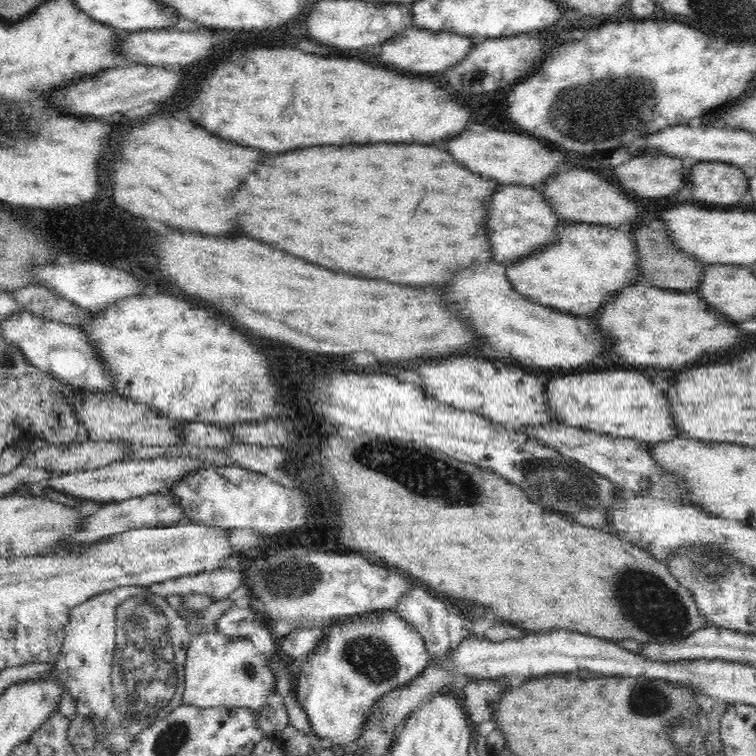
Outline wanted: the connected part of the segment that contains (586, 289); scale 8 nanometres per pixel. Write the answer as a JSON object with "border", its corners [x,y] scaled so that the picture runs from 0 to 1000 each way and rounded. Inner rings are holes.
{"border":[[[751,295],[737,302],[733,319],[669,349],[677,381],[704,399],[757,418],[780,421],[810,394],[810,386],[844,374],[841,324],[827,303]]]}

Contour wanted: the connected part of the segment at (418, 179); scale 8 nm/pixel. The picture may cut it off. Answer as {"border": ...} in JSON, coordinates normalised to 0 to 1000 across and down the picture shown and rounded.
{"border":[[[460,190],[460,193],[429,193],[429,196],[394,196],[386,201],[368,204],[362,209],[354,209],[354,217],[344,217],[336,225],[331,225],[331,233],[323,238],[320,246],[315,246],[304,262],[304,270],[315,278],[317,302],[325,312],[336,317],[347,317],[352,323],[360,323],[386,339],[397,339],[399,344],[407,344],[410,349],[439,354],[444,360],[463,360],[466,365],[487,365],[487,368],[505,368],[519,376],[571,376],[571,373],[587,373],[595,368],[593,360],[619,354],[624,349],[640,349],[651,347],[643,304],[640,304],[640,286],[643,286],[643,267],[653,257],[659,241],[635,235],[627,228],[614,225],[611,220],[598,212],[598,206],[582,196],[574,193],[556,193],[556,190]]]}

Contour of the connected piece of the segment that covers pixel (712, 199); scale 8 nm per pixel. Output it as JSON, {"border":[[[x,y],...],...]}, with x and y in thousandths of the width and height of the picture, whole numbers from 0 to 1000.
{"border":[[[952,213],[914,214],[902,222],[902,239],[914,262],[938,271],[975,271],[989,254],[987,230]]]}

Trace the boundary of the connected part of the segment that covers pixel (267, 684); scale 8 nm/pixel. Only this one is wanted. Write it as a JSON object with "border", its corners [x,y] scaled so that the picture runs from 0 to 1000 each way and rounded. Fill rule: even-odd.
{"border":[[[267,836],[254,841],[249,852],[241,884],[241,922],[233,935],[329,937],[344,943],[353,937],[352,922],[362,907],[362,897],[352,881],[352,866],[336,856],[331,844]]]}

